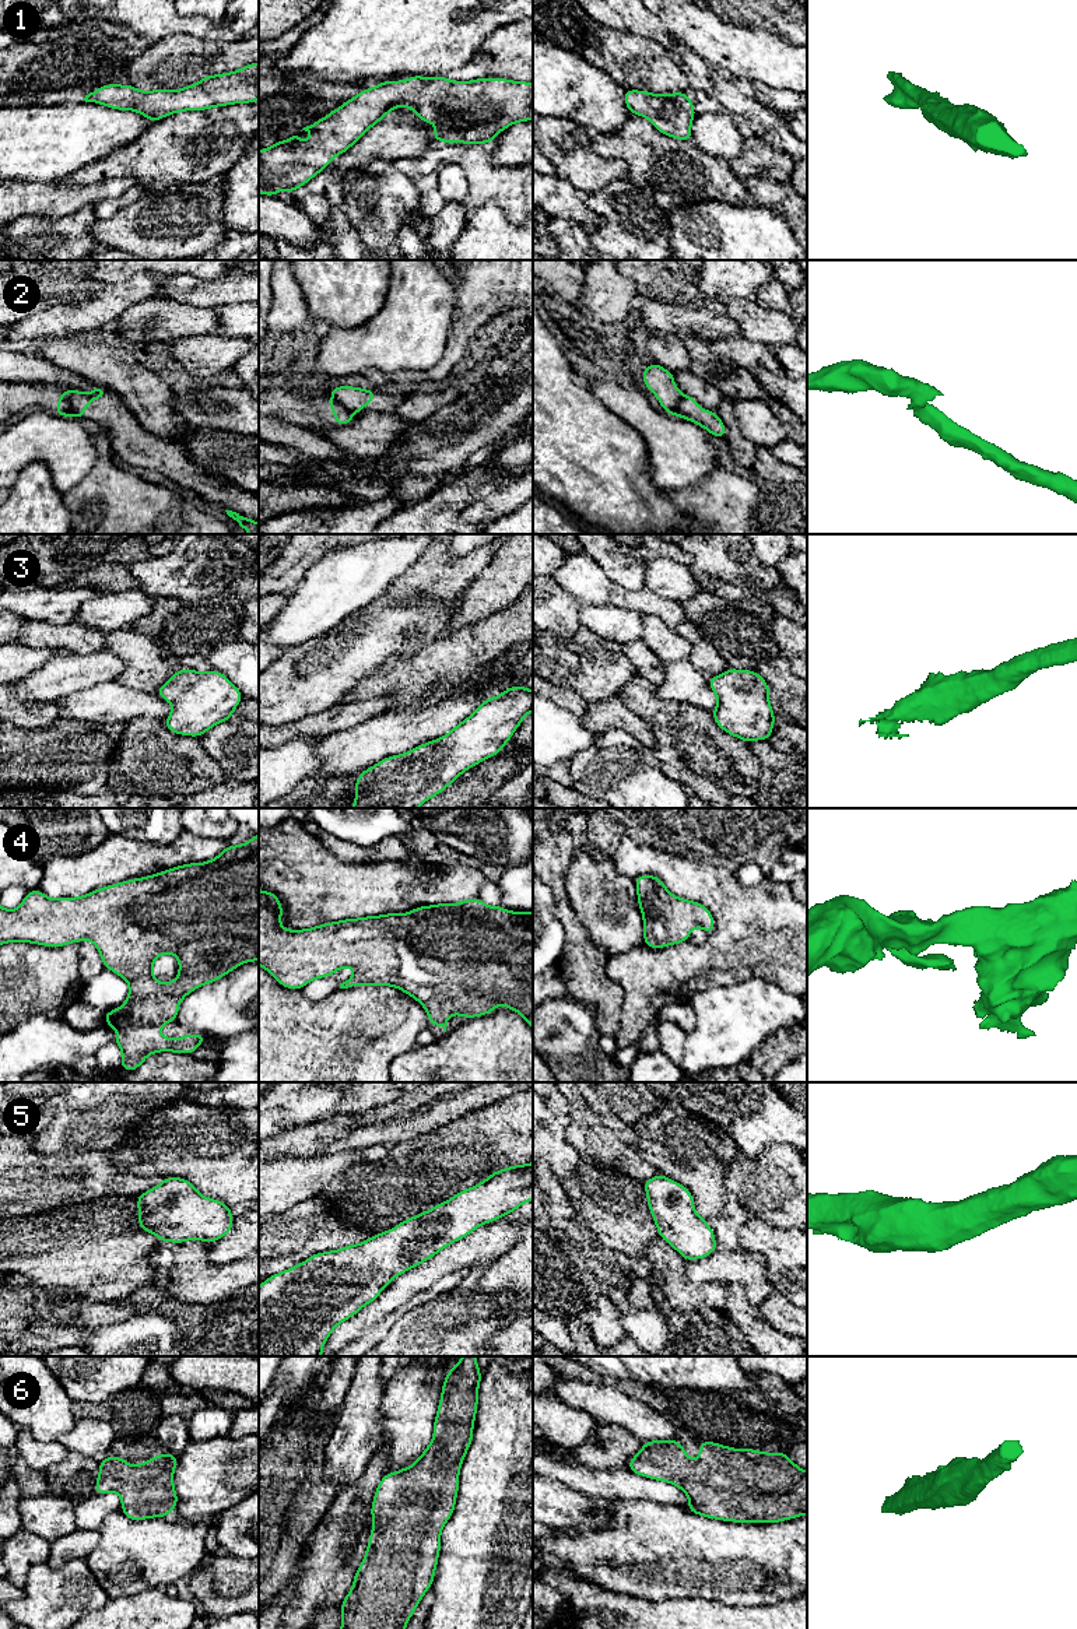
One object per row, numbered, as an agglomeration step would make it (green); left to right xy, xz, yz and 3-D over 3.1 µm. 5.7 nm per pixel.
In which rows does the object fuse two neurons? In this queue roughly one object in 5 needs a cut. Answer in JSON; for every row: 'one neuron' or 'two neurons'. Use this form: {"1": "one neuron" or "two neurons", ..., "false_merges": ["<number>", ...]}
{"1": "one neuron", "2": "two neurons", "3": "one neuron", "4": "one neuron", "5": "one neuron", "6": "one neuron", "false_merges": ["2"]}

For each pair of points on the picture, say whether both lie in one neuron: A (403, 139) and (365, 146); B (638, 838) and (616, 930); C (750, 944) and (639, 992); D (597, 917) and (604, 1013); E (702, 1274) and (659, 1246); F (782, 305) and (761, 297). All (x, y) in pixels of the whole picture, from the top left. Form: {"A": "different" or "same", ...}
{"A": "same", "B": "different", "C": "same", "D": "different", "E": "different", "F": "same"}

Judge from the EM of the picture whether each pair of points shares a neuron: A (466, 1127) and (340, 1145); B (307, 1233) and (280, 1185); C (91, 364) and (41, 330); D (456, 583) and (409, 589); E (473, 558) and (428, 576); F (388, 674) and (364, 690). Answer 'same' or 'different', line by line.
A: different
B: different
C: different
D: same
E: same
F: same

